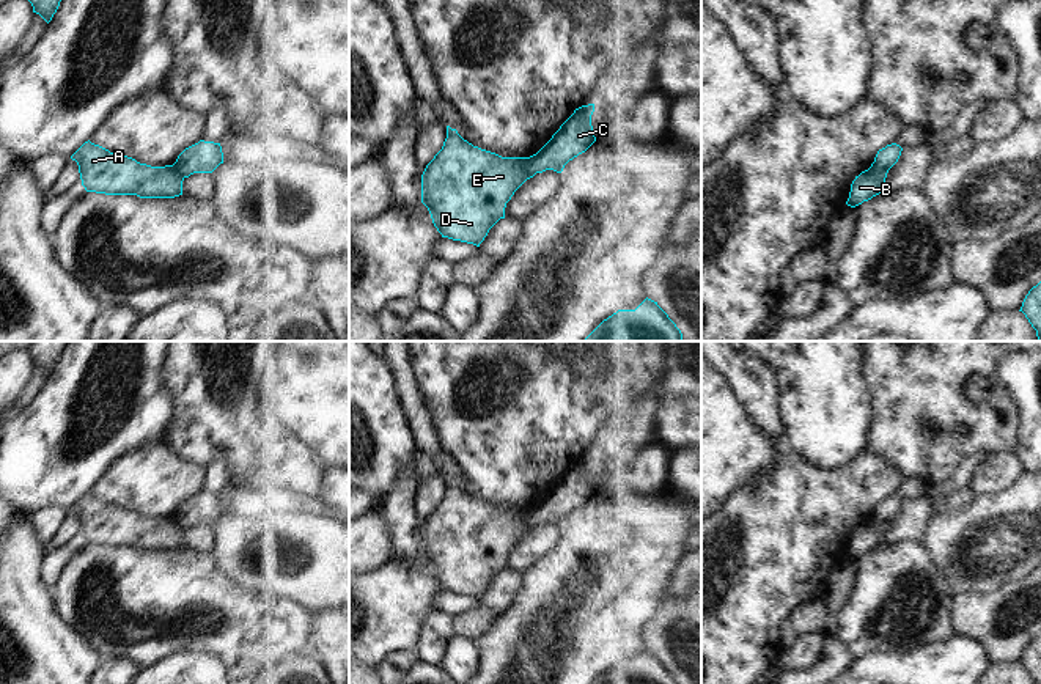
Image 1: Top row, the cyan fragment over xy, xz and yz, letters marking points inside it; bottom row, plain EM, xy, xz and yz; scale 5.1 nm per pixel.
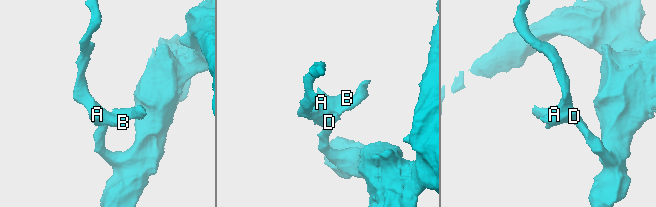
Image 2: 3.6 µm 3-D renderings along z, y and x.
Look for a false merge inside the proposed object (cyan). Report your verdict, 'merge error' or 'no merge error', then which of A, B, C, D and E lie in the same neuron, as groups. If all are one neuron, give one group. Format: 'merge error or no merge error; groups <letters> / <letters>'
merge error; groups A B D E / C

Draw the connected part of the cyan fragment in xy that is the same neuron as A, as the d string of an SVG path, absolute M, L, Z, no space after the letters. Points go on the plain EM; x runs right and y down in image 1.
M85 494L72 508L86 544L175 550L182 547L184 528L173 519L151 519L132 509Z

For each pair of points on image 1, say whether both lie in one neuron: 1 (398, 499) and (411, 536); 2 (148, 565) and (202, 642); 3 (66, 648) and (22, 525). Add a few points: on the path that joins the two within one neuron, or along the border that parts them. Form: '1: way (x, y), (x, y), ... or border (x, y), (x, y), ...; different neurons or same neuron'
1: way (400, 508), (403, 527); same neuron
2: way (167, 584), (197, 612), (202, 623); same neuron
3: way (36, 618), (22, 604), (22, 555); same neuron

